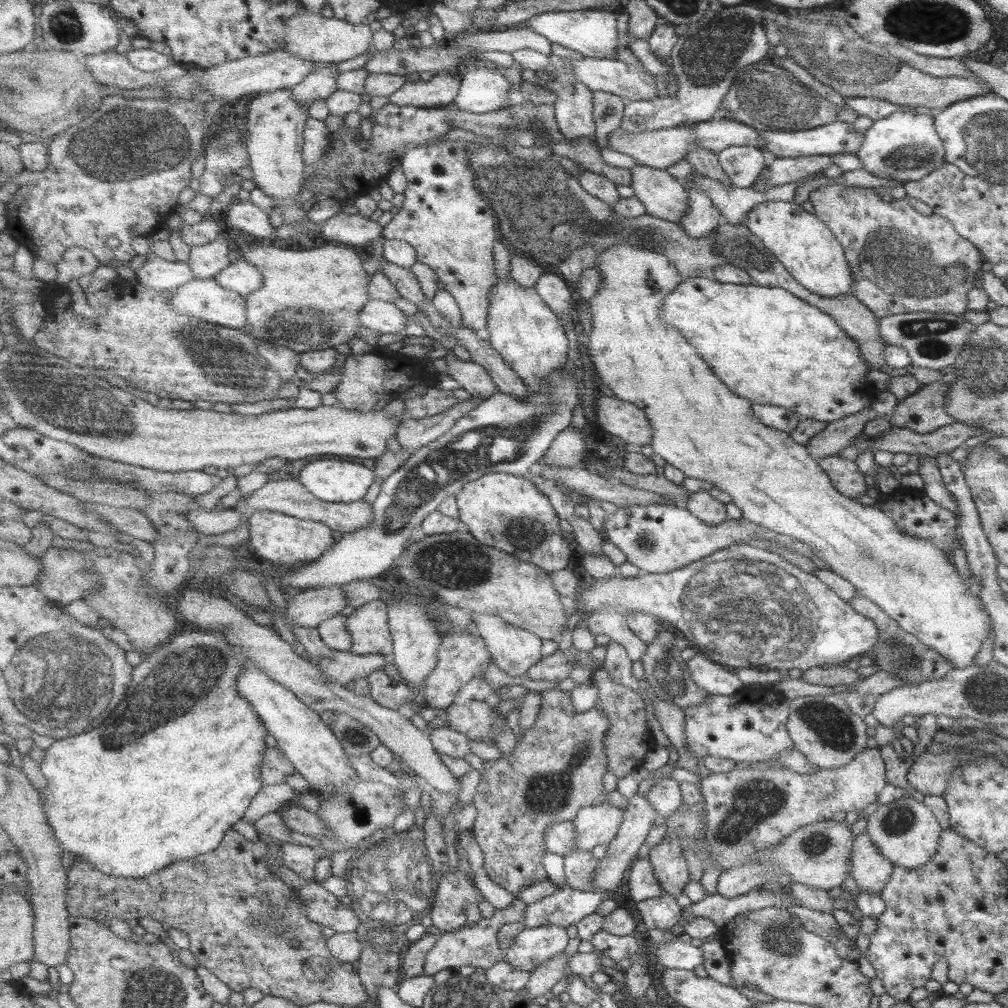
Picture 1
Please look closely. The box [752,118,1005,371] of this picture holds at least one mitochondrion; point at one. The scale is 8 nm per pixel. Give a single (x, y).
(896, 266)

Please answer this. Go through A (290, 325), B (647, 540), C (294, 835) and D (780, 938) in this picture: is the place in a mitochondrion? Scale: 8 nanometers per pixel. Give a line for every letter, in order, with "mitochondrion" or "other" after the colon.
A: mitochondrion
B: mitochondrion
C: other
D: mitochondrion

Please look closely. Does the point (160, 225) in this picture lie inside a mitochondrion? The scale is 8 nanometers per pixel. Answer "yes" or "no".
no

